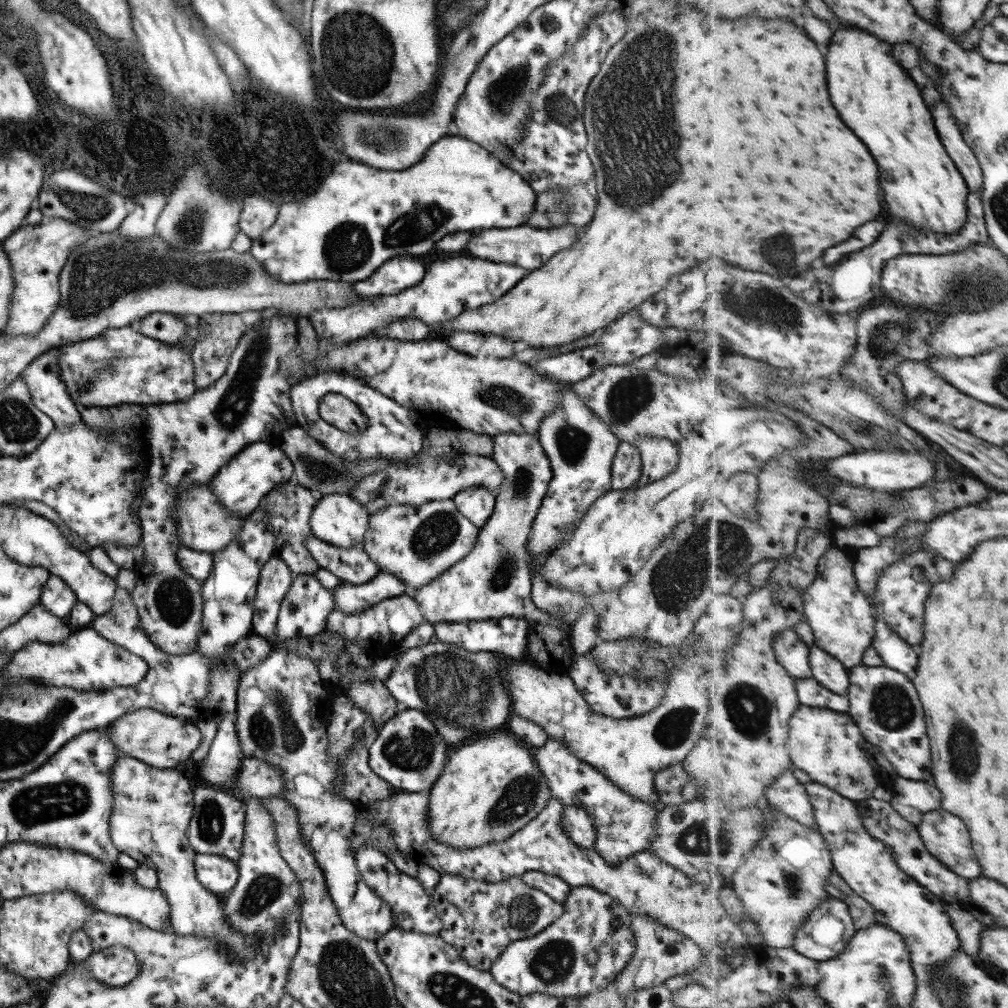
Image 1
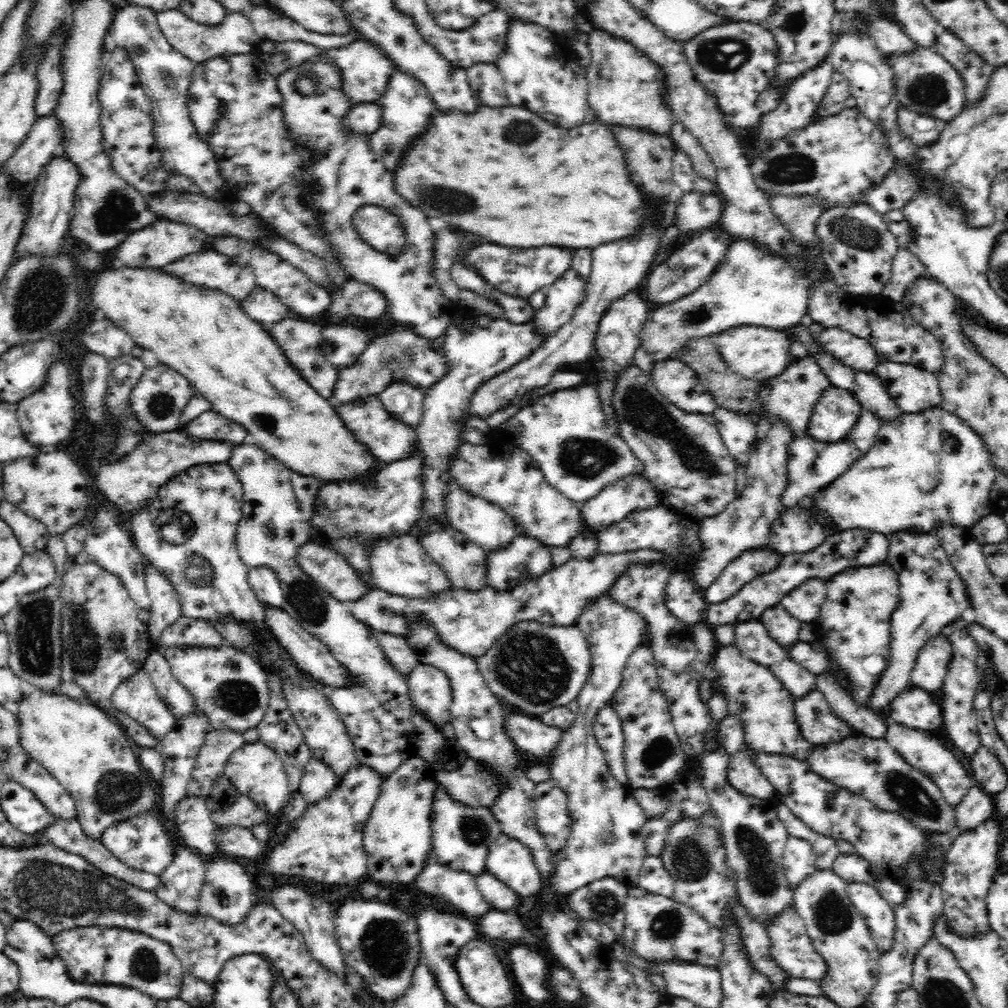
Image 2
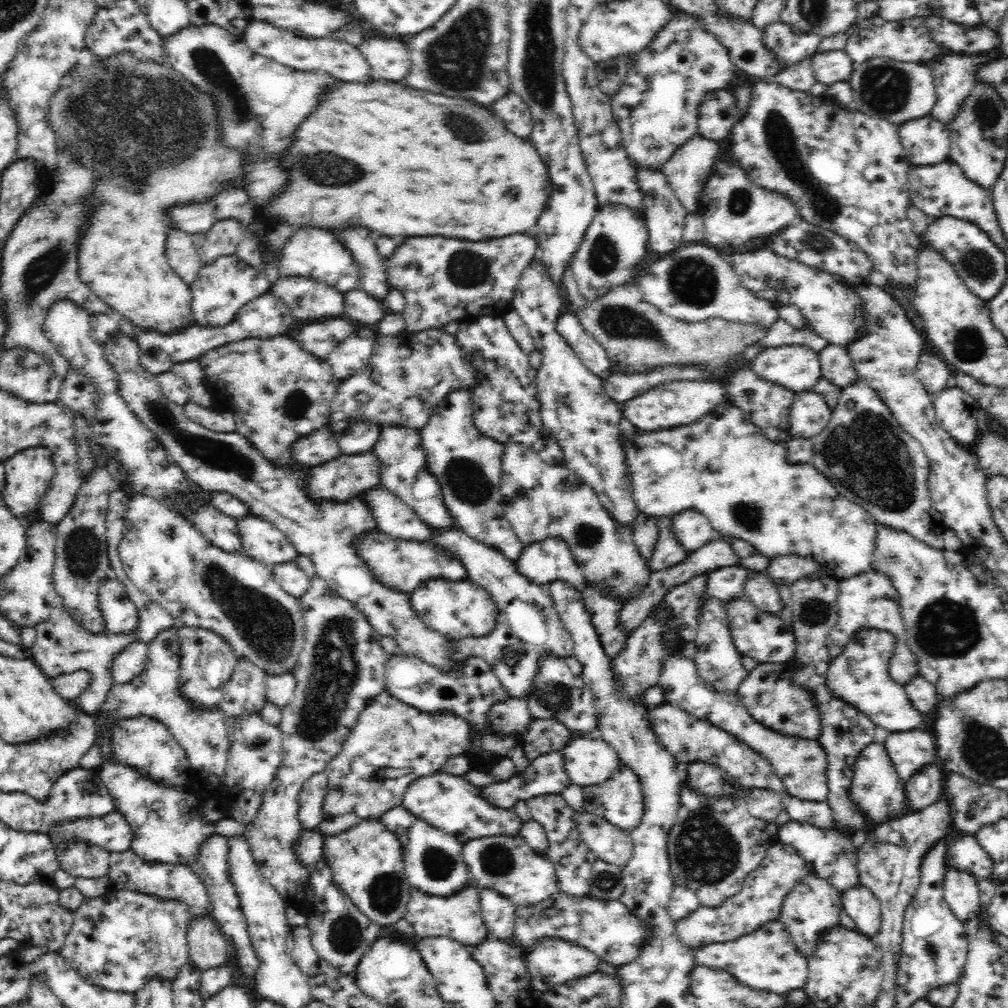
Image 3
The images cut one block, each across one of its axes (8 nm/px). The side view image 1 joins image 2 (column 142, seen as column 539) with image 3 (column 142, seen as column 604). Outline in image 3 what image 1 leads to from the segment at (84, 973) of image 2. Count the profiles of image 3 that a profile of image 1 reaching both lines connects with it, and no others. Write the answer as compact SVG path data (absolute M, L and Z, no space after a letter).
M114 890L97 898L86 899L74 913L73 926L58 953L84 981L119 993L135 993L154 978L172 981L189 961L186 931L190 924L188 906L132 890Z

